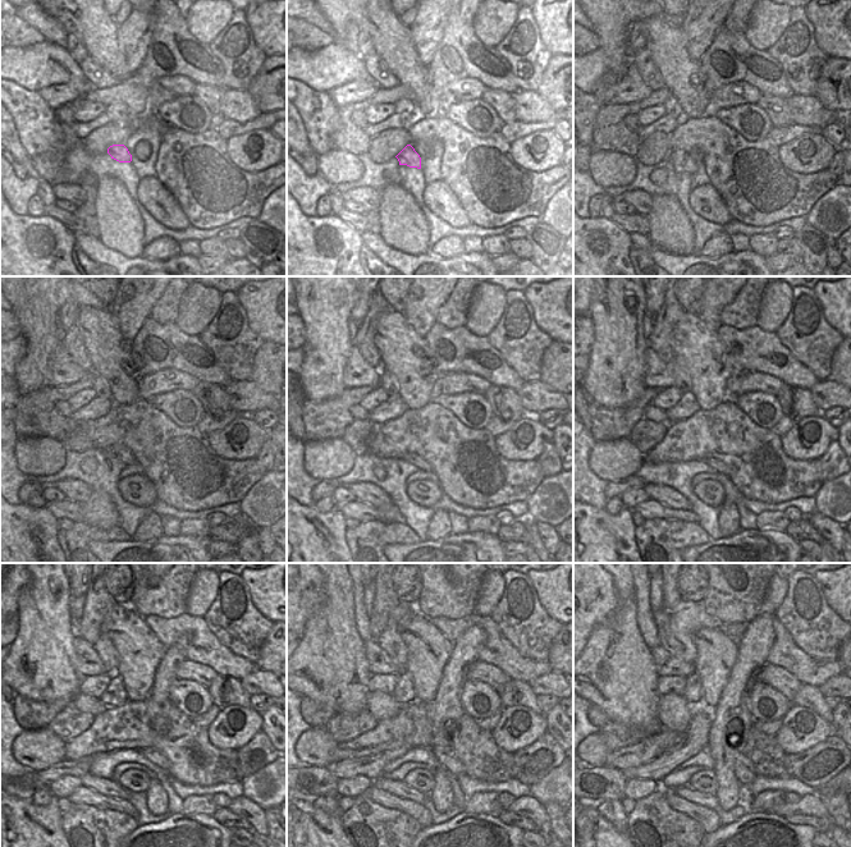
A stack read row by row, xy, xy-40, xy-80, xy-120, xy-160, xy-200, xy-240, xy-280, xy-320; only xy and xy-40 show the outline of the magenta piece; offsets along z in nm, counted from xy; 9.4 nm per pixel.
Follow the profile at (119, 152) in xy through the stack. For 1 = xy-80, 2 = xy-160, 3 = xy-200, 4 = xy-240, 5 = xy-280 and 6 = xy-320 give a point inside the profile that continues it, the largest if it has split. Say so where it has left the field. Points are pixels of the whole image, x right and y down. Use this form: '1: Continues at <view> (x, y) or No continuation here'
1: Continues at xy-80 (682, 160)
2: Continues at xy-160 (411, 457)
3: Continues at xy-200 (717, 465)
4: Continues at xy-240 (156, 756)
5: Continues at xy-280 (445, 756)
6: Continues at xy-320 (744, 768).

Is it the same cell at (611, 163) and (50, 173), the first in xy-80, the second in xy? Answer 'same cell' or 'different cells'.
same cell

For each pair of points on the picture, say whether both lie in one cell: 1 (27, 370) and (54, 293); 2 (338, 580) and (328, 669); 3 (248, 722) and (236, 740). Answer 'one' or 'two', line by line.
1: one
2: one
3: one

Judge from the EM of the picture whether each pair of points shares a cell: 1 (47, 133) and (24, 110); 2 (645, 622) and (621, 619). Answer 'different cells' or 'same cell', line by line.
1: same cell
2: different cells

